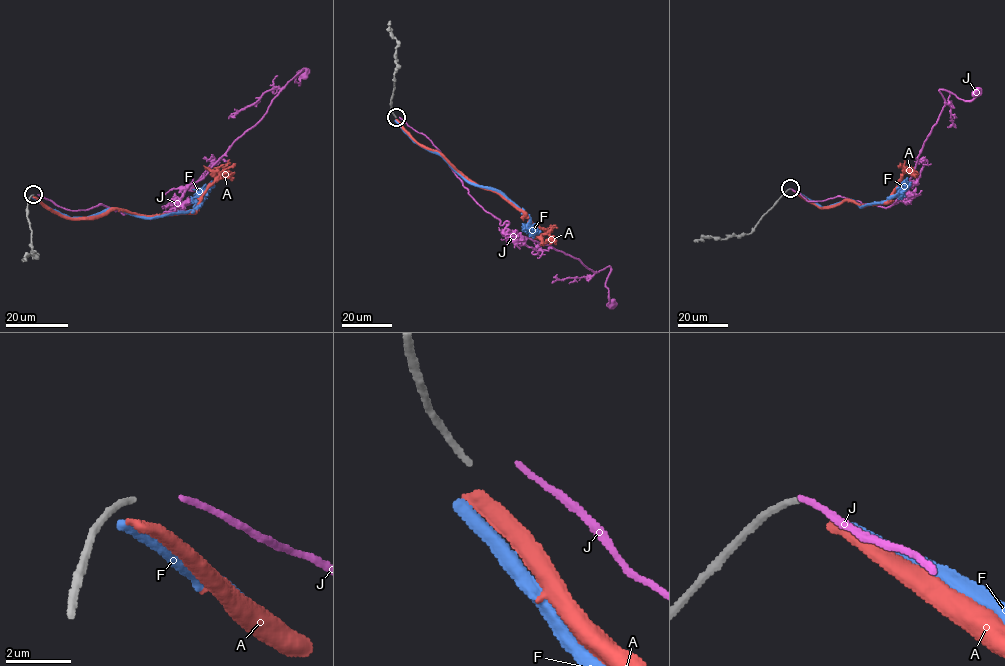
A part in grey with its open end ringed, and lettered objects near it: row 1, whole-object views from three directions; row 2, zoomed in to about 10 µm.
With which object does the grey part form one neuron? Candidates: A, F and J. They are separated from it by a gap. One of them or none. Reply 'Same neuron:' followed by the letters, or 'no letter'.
Same neuron: J

